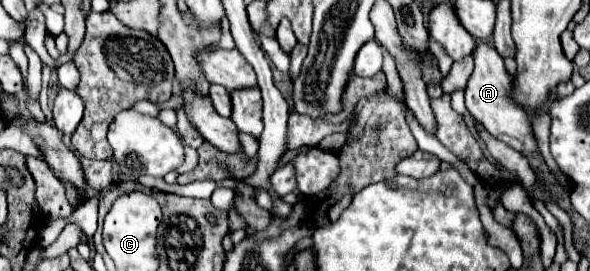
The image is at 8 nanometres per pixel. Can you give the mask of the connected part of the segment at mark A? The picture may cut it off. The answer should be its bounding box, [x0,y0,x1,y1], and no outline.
[466,41,536,155]

